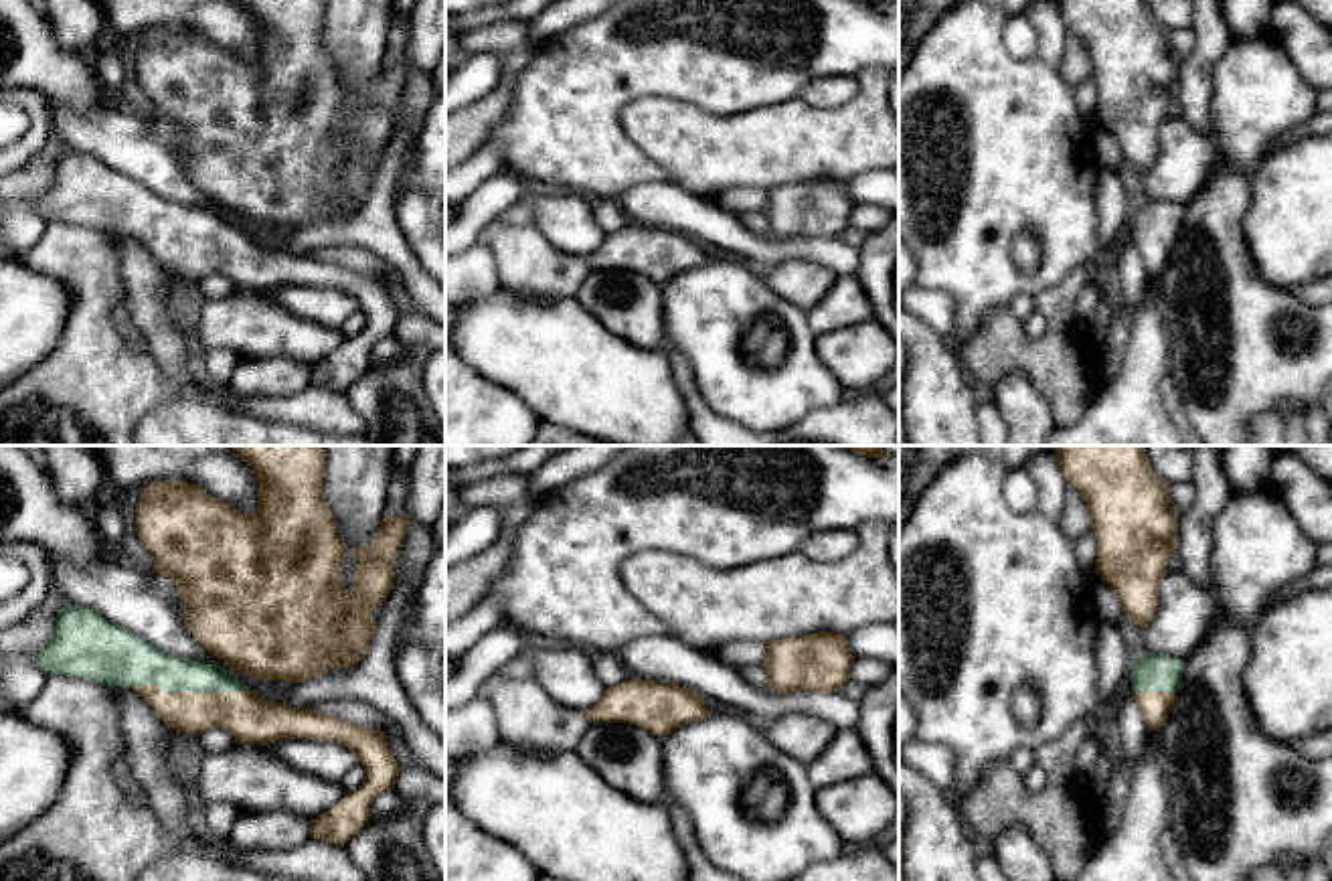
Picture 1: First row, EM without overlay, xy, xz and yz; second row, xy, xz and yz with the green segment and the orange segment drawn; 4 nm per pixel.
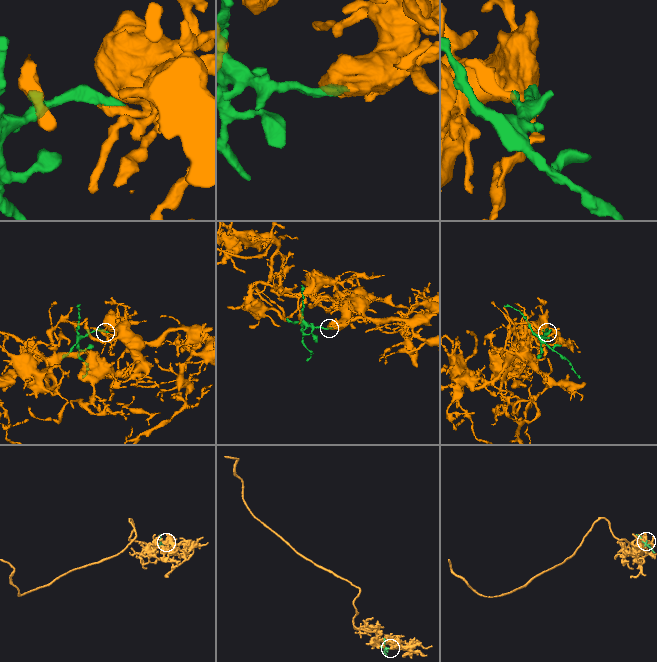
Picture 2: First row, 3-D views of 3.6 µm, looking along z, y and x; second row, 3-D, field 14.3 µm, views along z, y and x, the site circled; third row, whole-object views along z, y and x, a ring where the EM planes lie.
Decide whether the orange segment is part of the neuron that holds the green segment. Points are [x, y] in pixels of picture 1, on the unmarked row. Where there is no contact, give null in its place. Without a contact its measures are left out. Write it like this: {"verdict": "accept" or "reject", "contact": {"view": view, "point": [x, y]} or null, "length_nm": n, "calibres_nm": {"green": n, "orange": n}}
{"verdict": "accept", "contact": {"view": "xy", "point": [193, 237]}, "length_nm": 460, "calibres_nm": {"green": 180, "orange": 190}}

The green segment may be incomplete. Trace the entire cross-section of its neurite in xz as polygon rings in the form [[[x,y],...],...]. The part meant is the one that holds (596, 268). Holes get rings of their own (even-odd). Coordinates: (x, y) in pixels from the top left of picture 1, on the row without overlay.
[[[628,225],[607,233],[597,251],[585,257],[593,271],[628,269],[658,284],[676,273],[709,263],[713,257],[702,243],[676,231]]]

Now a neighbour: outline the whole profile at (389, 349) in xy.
[[[387,336],[372,346],[370,365],[385,365],[411,354],[395,336]]]

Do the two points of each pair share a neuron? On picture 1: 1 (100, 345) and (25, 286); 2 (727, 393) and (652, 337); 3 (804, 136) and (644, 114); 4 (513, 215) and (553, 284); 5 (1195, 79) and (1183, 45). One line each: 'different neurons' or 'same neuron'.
1: different neurons
2: different neurons
3: same neuron
4: different neurons
5: different neurons

